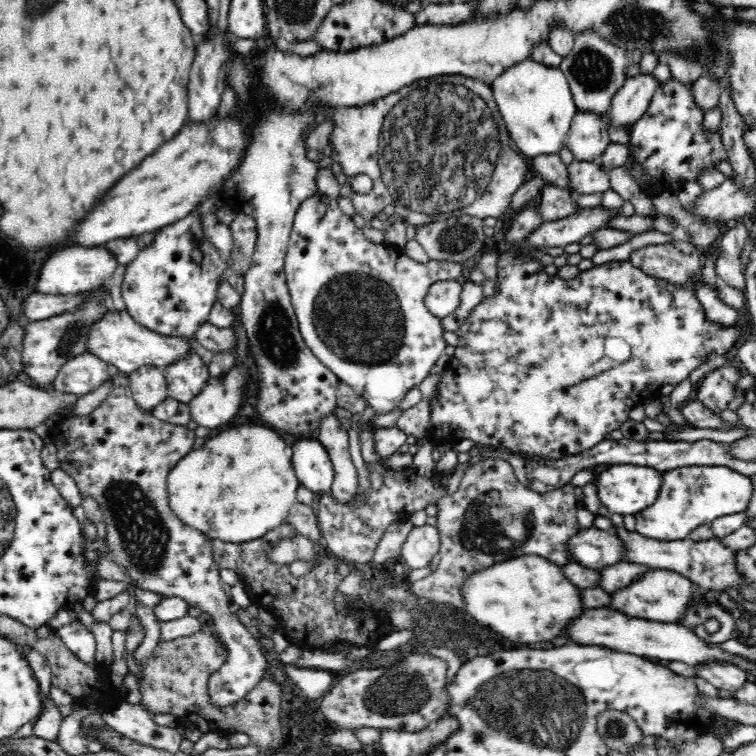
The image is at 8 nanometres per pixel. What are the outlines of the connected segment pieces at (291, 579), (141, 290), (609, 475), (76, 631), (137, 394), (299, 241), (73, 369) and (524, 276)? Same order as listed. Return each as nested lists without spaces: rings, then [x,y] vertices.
[[[282,523],[277,529],[271,530],[262,538],[250,541],[249,543],[233,544],[230,542],[222,542],[212,540],[213,560],[216,565],[222,569],[230,569],[235,571],[237,576],[245,584],[248,590],[251,604],[256,607],[263,608],[266,612],[273,614],[277,618],[276,628],[282,631],[282,634],[288,638],[290,646],[296,646],[300,650],[312,649],[328,649],[336,644],[347,644],[349,647],[370,648],[374,650],[376,644],[394,631],[394,625],[388,617],[389,611],[382,608],[371,606],[369,609],[364,607],[354,607],[346,605],[338,609],[336,605],[336,594],[340,583],[352,570],[349,562],[344,561],[340,556],[331,552],[325,552],[321,555],[320,562],[317,562],[312,569],[299,577],[290,571],[291,564],[277,564],[268,558],[268,551],[272,551],[284,538],[294,538],[299,532],[292,527],[290,523]]]
[[[194,210],[187,218],[164,226],[156,231],[153,243],[141,248],[138,256],[127,265],[121,285],[126,310],[132,318],[147,329],[162,336],[192,336],[194,331],[208,320],[212,305],[217,301],[217,280],[229,274],[221,253],[204,236],[204,231]]]
[[[625,463],[599,469],[598,478],[595,482],[602,504],[611,513],[618,513],[622,516],[635,515],[656,503],[662,491],[663,483],[664,476],[659,470],[653,467]]]
[[[74,622],[74,624],[62,626],[55,632],[62,639],[66,648],[73,652],[82,664],[94,664],[96,643],[92,631],[87,630],[81,622]]]
[[[144,365],[126,374],[130,379],[130,388],[134,400],[143,410],[154,410],[163,398],[168,396],[163,369],[154,365]]]
[[[316,191],[313,195],[306,197],[299,205],[292,223],[283,269],[289,297],[294,307],[295,317],[299,324],[299,331],[301,332],[305,345],[326,368],[329,368],[339,378],[340,381],[351,386],[358,396],[366,399],[367,406],[372,409],[374,415],[380,416],[393,412],[395,409],[398,409],[400,402],[402,402],[402,398],[404,398],[412,388],[419,387],[420,384],[424,382],[425,378],[430,376],[432,368],[434,368],[436,362],[438,362],[438,358],[445,353],[444,349],[449,345],[446,343],[446,339],[444,339],[446,330],[444,330],[442,326],[442,319],[434,316],[424,306],[423,298],[434,282],[456,281],[456,278],[464,276],[464,272],[468,270],[468,268],[466,268],[466,262],[457,263],[429,259],[427,262],[422,263],[412,259],[403,249],[399,249],[396,246],[387,244],[386,242],[372,242],[366,238],[364,229],[356,227],[356,224],[351,220],[351,216],[347,216],[340,210],[337,199],[327,194]]]
[[[84,352],[71,358],[58,372],[53,388],[60,392],[84,396],[108,380],[108,365],[93,354]]]
[[[507,248],[497,251],[499,263],[497,264],[497,283],[500,282],[500,291],[497,295],[484,298],[474,312],[466,318],[466,322],[456,330],[459,343],[448,365],[442,371],[442,380],[438,384],[438,396],[432,402],[432,421],[428,438],[435,445],[453,443],[454,440],[468,439],[475,444],[487,447],[506,449],[512,452],[524,452],[538,455],[550,460],[581,454],[593,448],[600,441],[604,441],[606,433],[619,430],[628,420],[634,406],[646,400],[665,384],[676,386],[686,380],[694,370],[710,362],[710,356],[726,356],[732,348],[742,342],[744,328],[736,322],[734,325],[718,325],[706,317],[706,311],[698,300],[695,289],[691,284],[678,284],[664,281],[644,274],[640,269],[634,268],[627,260],[613,260],[604,264],[593,266],[580,273],[573,279],[561,280],[556,275],[549,276],[544,272],[545,266],[540,260],[524,260],[526,253],[516,248]]]

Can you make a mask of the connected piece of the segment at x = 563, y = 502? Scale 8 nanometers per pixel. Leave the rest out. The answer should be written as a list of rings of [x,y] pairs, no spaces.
[[[484,458],[482,462],[470,465],[462,476],[458,490],[451,496],[442,498],[437,505],[437,527],[442,535],[440,565],[428,577],[406,583],[406,586],[411,594],[425,597],[438,606],[450,606],[457,610],[462,606],[461,584],[465,576],[523,555],[538,556],[558,567],[564,566],[572,562],[565,542],[571,534],[582,529],[576,520],[576,510],[581,503],[577,501],[572,485],[565,485],[562,489],[558,488],[548,493],[533,492],[517,480],[511,464],[500,458]]]

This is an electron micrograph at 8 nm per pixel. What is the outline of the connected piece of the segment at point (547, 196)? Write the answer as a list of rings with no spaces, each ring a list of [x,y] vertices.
[[[546,183],[540,193],[539,211],[543,217],[542,222],[560,220],[560,218],[566,218],[570,214],[580,212],[570,196],[571,193],[566,189],[552,183]]]

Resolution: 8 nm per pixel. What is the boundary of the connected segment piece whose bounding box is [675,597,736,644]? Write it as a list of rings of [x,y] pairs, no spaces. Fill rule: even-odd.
[[[694,597],[689,603],[685,604],[685,609],[681,612],[681,617],[677,618],[676,624],[685,626],[706,644],[726,642],[730,640],[736,618],[727,608],[718,600],[708,600],[706,597]],[[706,618],[718,618],[721,622],[721,629],[714,633],[708,634],[702,626]]]

